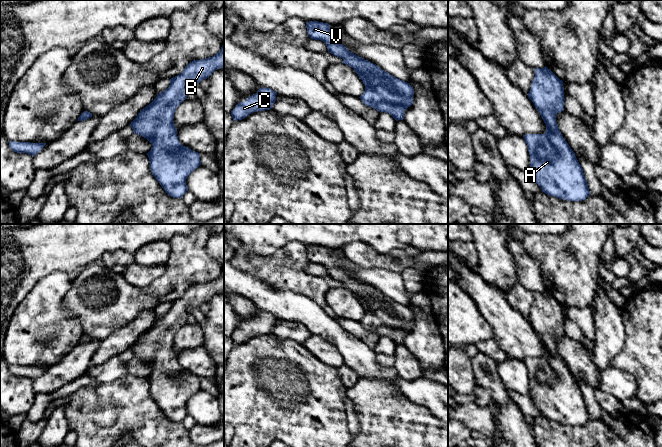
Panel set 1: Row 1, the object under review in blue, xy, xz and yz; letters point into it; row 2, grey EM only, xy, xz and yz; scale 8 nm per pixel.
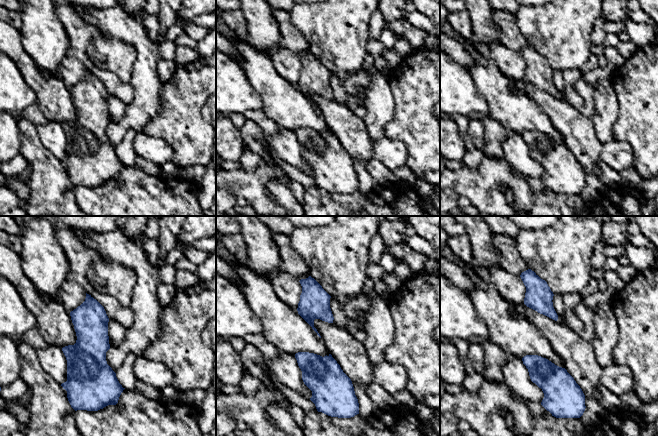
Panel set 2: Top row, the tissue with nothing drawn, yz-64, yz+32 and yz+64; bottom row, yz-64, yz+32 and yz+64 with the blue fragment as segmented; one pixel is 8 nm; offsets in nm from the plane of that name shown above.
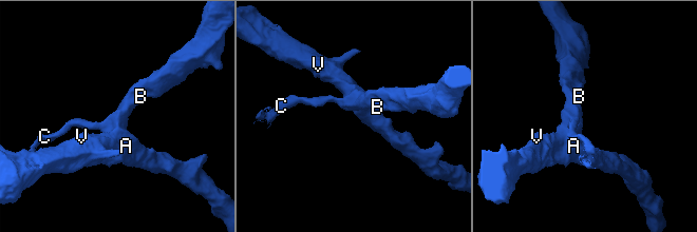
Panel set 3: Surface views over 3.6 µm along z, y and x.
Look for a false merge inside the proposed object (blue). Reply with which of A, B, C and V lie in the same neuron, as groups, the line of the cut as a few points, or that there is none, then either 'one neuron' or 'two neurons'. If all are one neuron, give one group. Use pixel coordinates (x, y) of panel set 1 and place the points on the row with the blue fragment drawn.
A B C V | no cut | one neuron

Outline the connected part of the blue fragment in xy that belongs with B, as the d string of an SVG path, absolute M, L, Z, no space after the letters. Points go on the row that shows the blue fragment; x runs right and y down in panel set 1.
M224 44L216 55L190 62L181 74L170 79L169 87L159 93L130 123L134 134L152 144L147 153L150 170L165 192L173 198L182 198L188 191L186 179L201 165L200 154L179 142L174 113L187 98L189 85L200 83L220 68L224 68Z

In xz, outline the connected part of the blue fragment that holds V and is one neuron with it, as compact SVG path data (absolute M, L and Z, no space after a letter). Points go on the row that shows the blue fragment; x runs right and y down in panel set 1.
M309 21L306 28L311 39L323 41L329 53L342 58L342 63L358 74L365 85L365 91L359 97L365 105L389 113L396 121L404 119L405 110L413 104L414 89L409 83L350 52L334 37L328 23Z

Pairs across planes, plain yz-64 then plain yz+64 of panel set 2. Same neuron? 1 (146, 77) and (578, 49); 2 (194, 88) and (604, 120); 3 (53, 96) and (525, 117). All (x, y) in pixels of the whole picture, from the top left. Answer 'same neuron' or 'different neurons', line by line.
1: different neurons
2: different neurons
3: same neuron

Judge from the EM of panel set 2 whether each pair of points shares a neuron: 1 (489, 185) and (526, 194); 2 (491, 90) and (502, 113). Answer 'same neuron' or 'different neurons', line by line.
1: same neuron
2: same neuron

